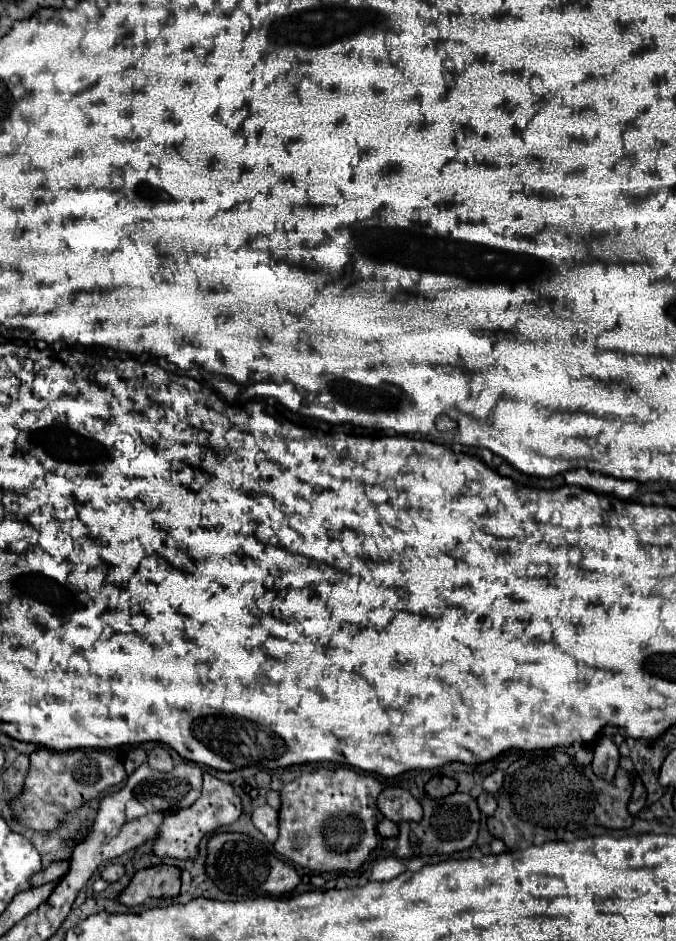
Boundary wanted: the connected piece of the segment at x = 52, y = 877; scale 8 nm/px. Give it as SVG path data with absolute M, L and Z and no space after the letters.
M52 861L44 871L40 871L40 875L32 875L32 887L40 887L44 883L52 883L62 879L70 869L68 861Z

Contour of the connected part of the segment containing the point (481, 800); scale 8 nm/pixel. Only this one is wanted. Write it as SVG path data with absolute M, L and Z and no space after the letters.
M482 793L476 801L478 801L478 807L480 807L482 815L486 815L486 817L494 815L494 811L496 811L496 799L490 793Z

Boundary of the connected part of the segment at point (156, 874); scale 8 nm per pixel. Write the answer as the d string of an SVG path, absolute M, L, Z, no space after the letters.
M154 865L138 871L130 885L116 897L118 903L134 907L148 897L176 897L180 893L180 869L172 865Z

